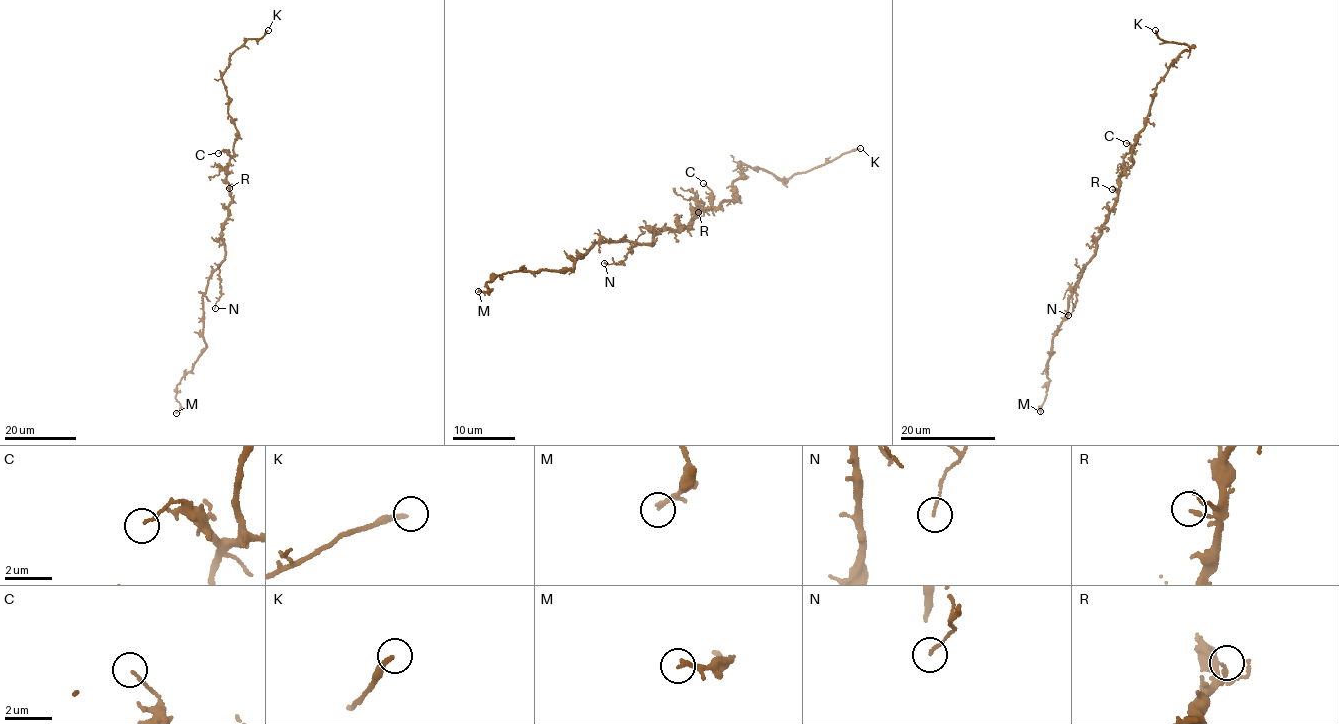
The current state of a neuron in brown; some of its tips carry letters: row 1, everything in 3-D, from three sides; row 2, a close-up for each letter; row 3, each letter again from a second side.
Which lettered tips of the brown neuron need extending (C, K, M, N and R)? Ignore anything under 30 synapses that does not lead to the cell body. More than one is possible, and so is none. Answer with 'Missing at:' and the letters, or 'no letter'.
Missing at: K

